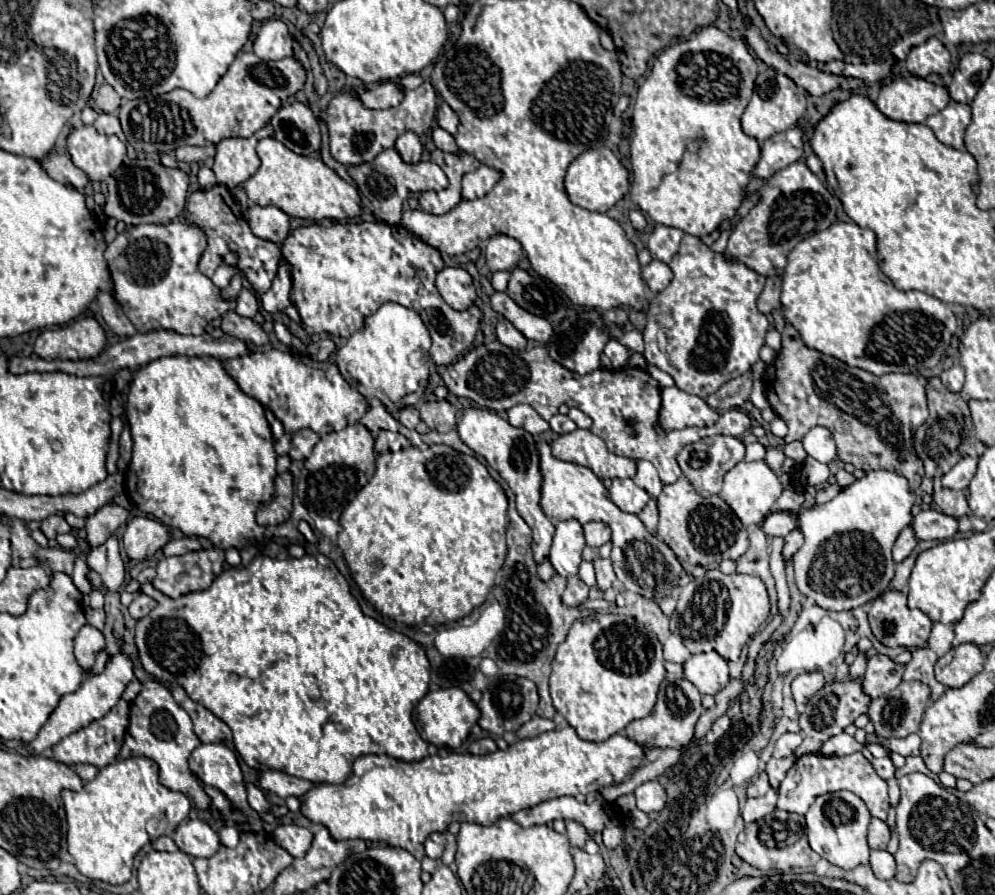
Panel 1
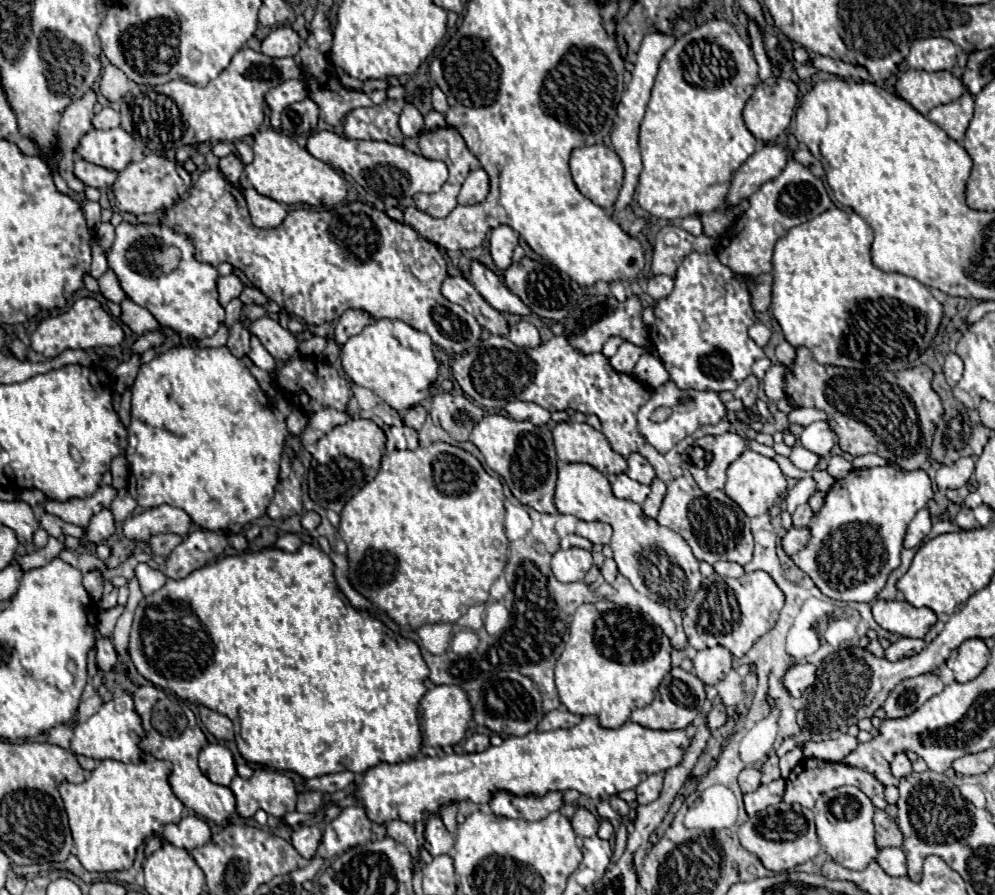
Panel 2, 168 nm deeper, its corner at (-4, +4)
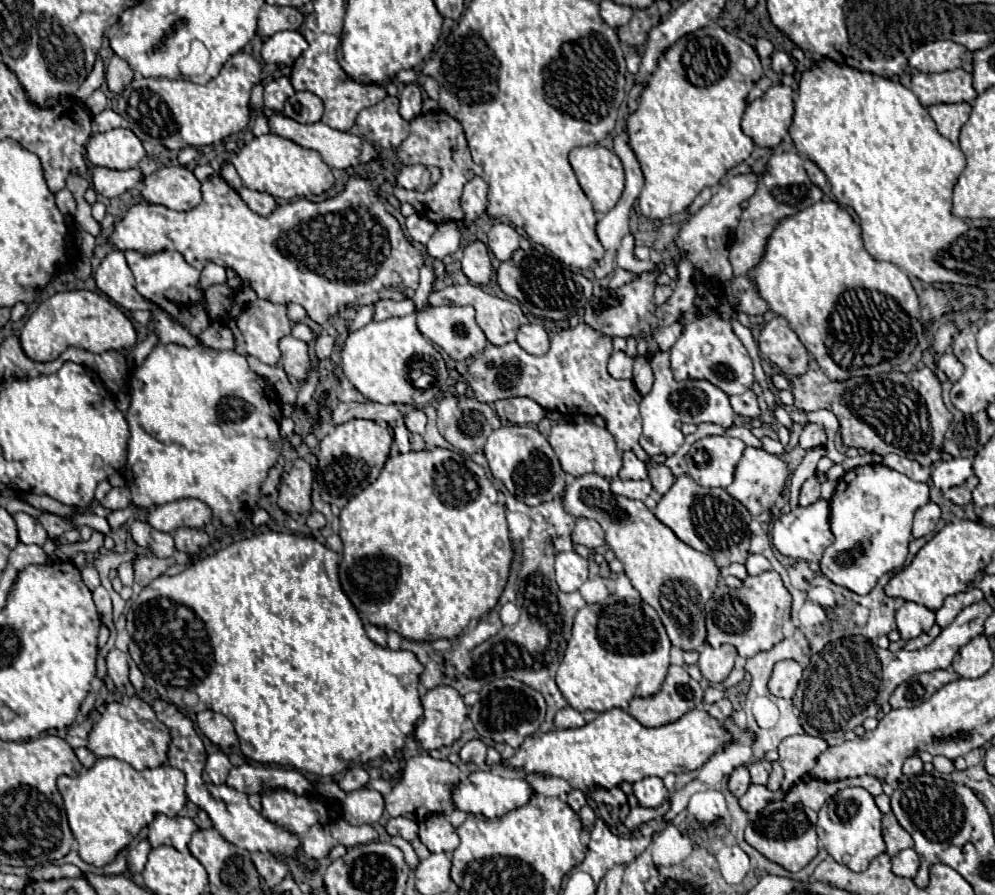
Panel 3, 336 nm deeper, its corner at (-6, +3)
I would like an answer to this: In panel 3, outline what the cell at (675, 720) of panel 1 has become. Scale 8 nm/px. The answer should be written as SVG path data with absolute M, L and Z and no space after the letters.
M670 665L660 693L648 699L634 697L628 713L644 727L662 727L684 717L696 703L702 703L702 699L704 689L688 675L686 667Z

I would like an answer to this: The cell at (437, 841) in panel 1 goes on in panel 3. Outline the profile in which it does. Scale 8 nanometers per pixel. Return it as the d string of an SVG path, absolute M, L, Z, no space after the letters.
M430 815L420 825L420 841L430 853L452 853L458 847L458 833L444 815Z

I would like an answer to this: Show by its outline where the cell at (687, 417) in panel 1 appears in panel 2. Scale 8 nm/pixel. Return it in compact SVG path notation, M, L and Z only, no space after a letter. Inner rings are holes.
M664 382L662 386L658 386L652 392L650 400L640 408L640 412L638 412L638 432L660 454L666 454L674 444L684 440L686 436L690 436L698 426L718 424L724 416L726 416L724 404L722 404L722 400L720 400L720 396L716 392L710 392L710 390L704 390L704 392L700 392L700 390L680 390L672 382ZM658 406L666 406L666 408L672 410L668 420L664 420L664 422L652 422L650 420L650 414Z

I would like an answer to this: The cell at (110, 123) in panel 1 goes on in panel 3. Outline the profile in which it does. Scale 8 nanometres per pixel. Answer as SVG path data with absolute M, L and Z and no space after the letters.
M106 109L104 113L92 117L92 133L104 133L110 129L116 129L122 125L122 117L114 113L112 109Z

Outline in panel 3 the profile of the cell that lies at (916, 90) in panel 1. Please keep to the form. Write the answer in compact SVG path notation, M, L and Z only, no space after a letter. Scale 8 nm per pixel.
M964 69L942 71L942 73L916 73L910 85L912 93L924 107L938 103L972 103L976 91L972 87L972 75Z

